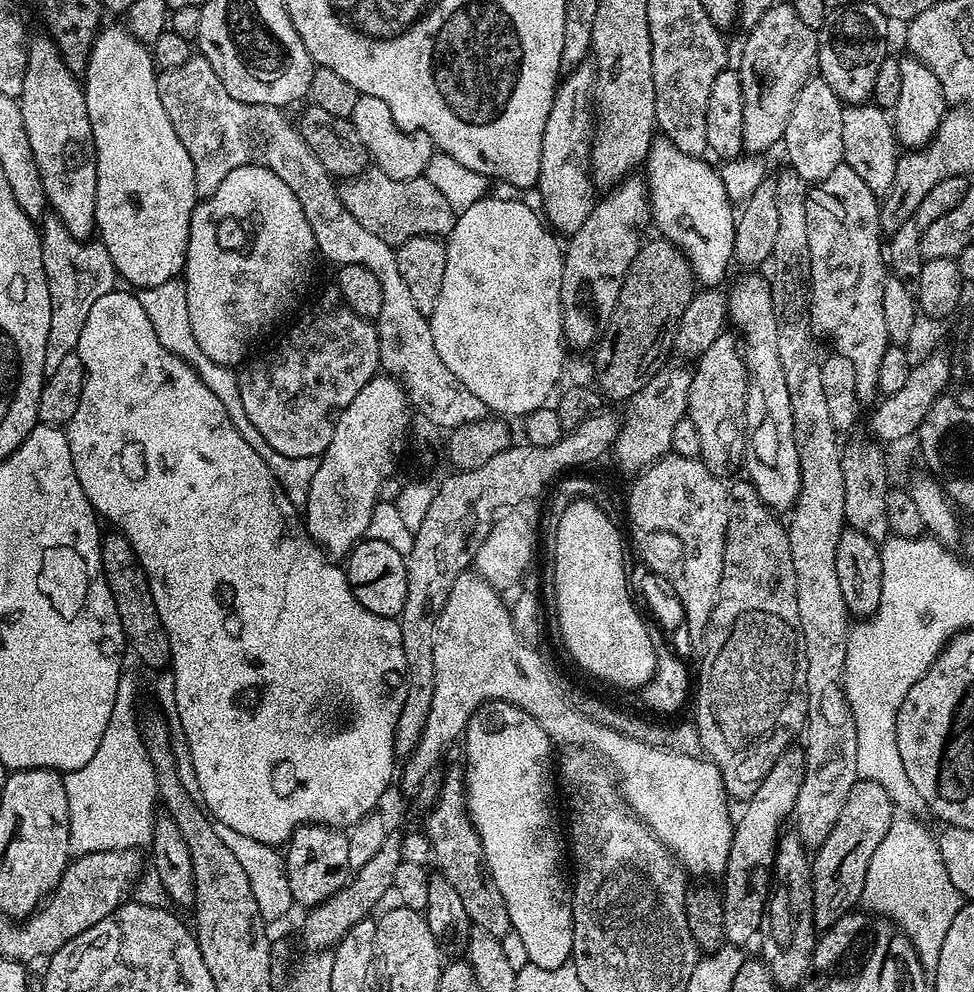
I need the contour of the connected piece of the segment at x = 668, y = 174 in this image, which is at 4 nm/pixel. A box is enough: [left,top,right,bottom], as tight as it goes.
[646,138,738,286]

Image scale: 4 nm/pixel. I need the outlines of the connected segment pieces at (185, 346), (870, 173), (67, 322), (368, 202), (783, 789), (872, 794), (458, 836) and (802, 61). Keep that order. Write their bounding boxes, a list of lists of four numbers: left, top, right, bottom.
[[142,286,258,444],[842,102,902,198],[42,219,118,358],[338,166,458,246],[722,758,804,946],[810,779,892,929],[422,768,512,937],[740,3,818,154]]

